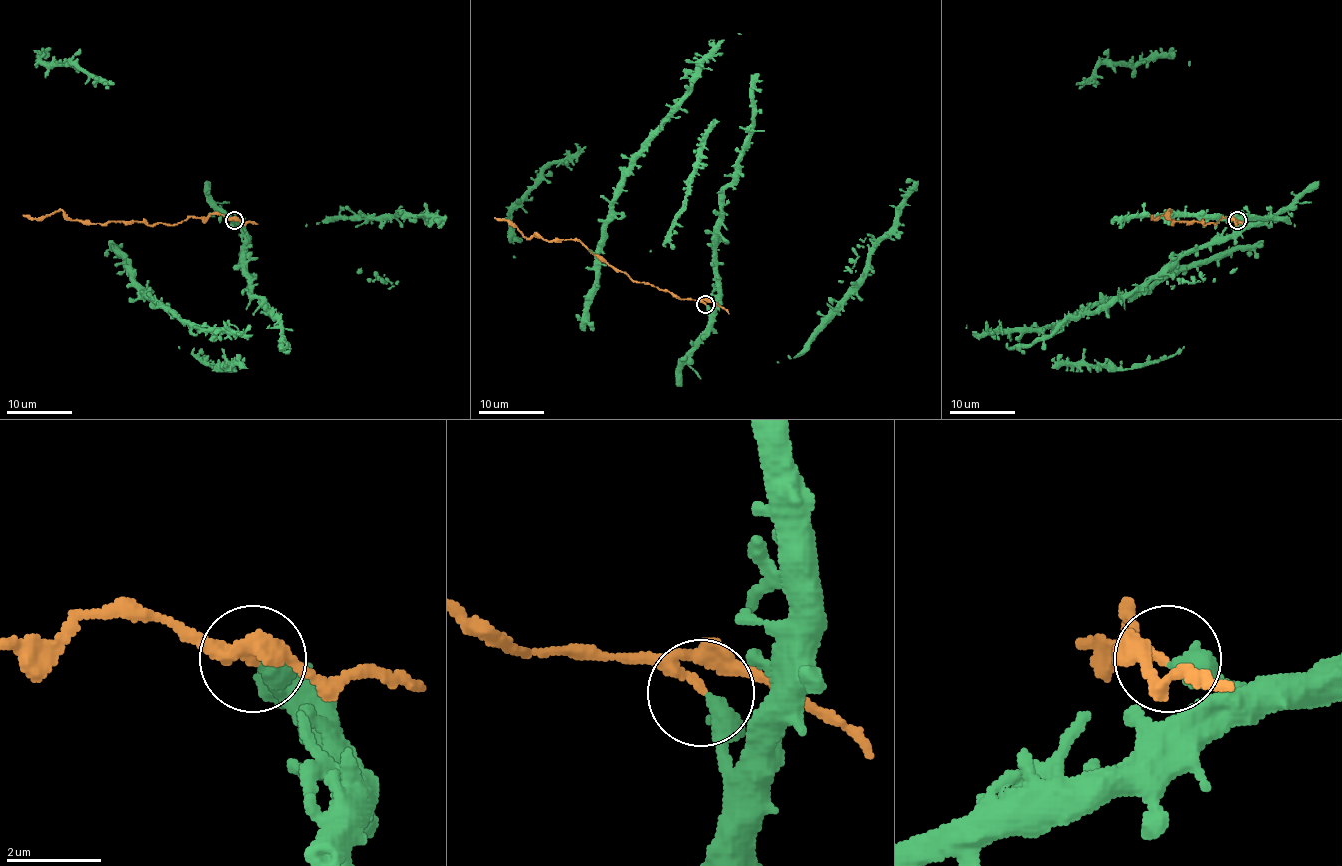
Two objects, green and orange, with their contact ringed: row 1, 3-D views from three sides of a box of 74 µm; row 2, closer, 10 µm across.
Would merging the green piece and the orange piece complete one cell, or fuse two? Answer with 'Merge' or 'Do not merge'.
Do not merge

